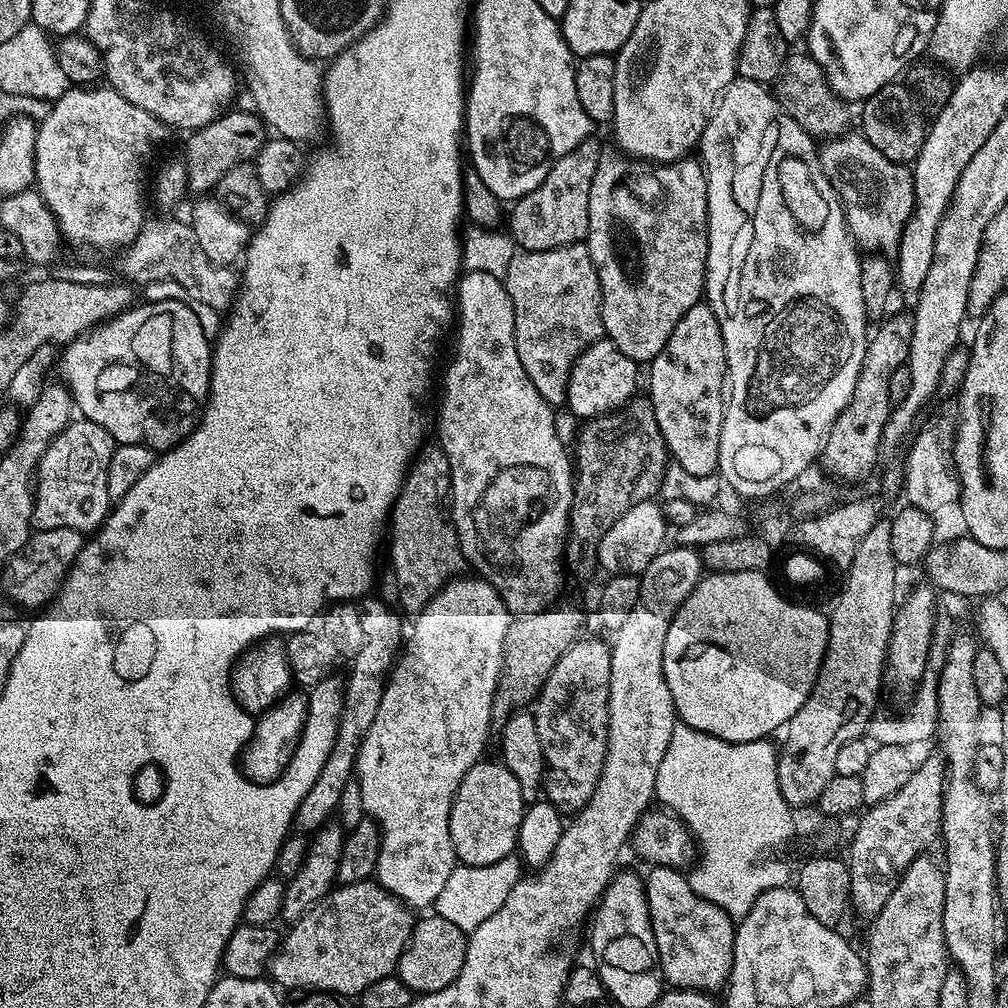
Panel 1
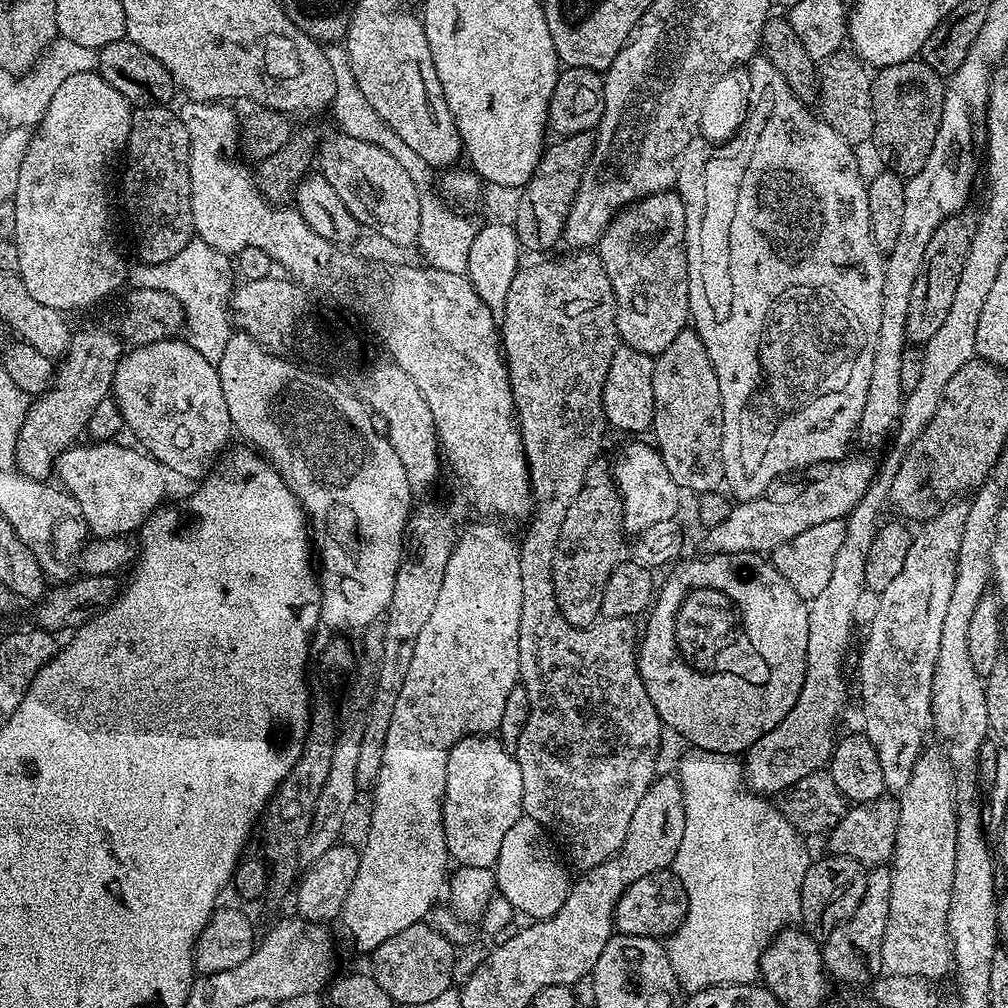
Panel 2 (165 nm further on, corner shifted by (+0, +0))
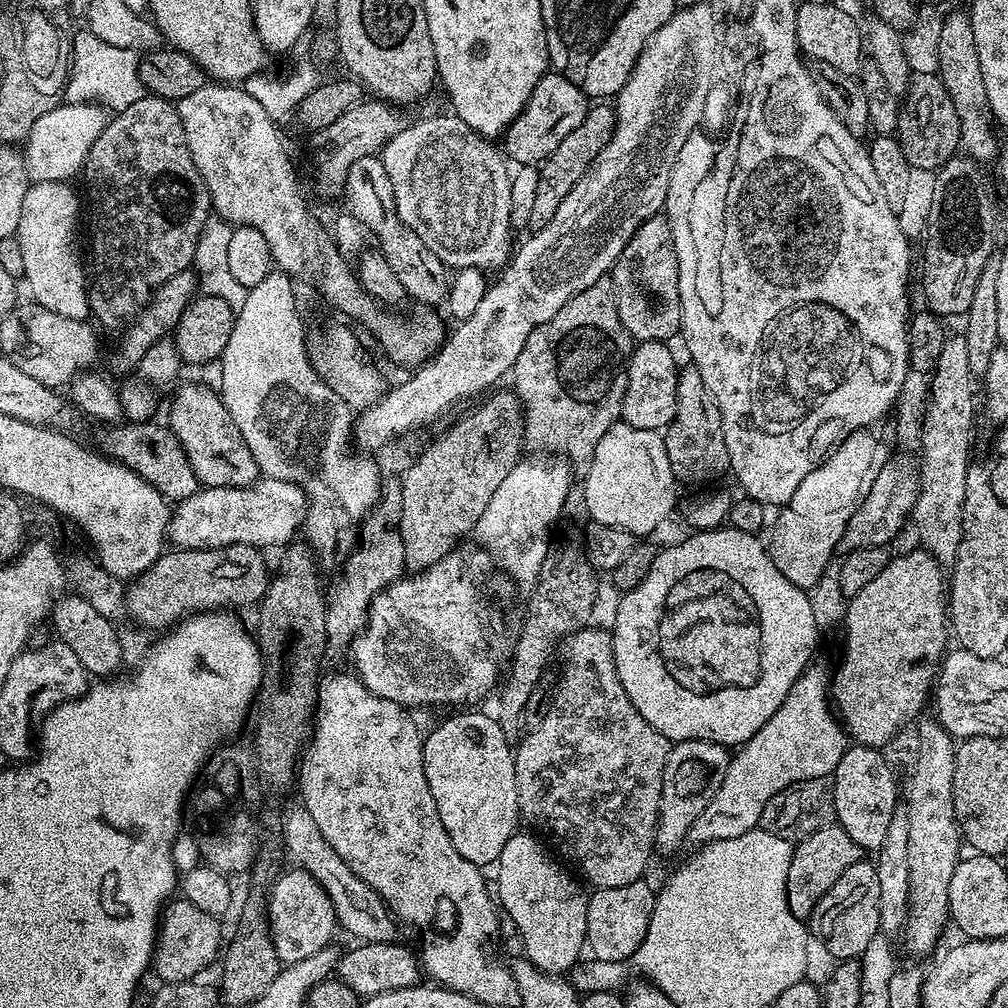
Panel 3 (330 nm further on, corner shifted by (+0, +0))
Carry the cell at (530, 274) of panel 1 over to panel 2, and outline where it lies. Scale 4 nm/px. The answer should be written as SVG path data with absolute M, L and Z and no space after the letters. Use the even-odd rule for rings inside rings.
M580 250L575 254L564 254L561 260L544 260L541 264L532 264L529 268L521 267L510 284L509 294L505 300L505 314L502 319L502 351L508 366L508 377L516 403L516 415L520 426L520 437L524 443L524 456L528 460L528 473L532 478L532 511L534 515L527 523L524 540L519 541L520 569L522 570L522 615L518 618L518 666L520 667L519 683L530 698L530 714L522 726L522 734L516 739L514 755L522 770L522 806L524 815L534 818L558 841L567 863L576 870L587 870L606 862L626 842L626 830L630 830L630 818L634 814L642 794L652 785L658 775L656 755L660 752L660 732L662 725L658 718L658 710L654 710L654 702L650 702L650 694L646 694L646 686L636 668L638 651L638 624L633 618L603 618L596 621L590 628L579 628L566 622L564 615L558 610L558 602L554 594L552 581L552 559L554 550L558 550L558 534L562 534L562 522L566 518L566 510L570 510L570 502L578 498L578 490L586 482L586 474L592 464L601 459L600 447L604 444L604 431L610 425L604 417L602 406L602 390L606 386L606 374L610 374L610 362L614 358L614 350L621 347L622 341L616 325L616 299L610 286L610 278L602 266L599 255L592 250ZM524 304L536 304L524 312ZM637 624L637 628L636 628ZM560 839L560 840L559 840ZM564 847L564 848L563 848ZM568 855L568 856L567 856ZM572 864L573 865L572 865Z

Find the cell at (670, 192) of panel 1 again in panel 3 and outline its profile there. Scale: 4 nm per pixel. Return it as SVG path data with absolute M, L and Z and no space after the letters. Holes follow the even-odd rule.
M667 215L652 216L626 242L620 256L610 269L612 287L616 289L616 309L622 326L633 341L671 341L671 336L681 331L680 326L680 287L678 286L678 258L672 245L672 228Z

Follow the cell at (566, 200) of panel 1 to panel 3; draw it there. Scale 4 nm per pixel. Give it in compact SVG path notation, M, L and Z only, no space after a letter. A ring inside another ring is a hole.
M600 102L597 106L589 107L586 118L566 138L562 138L562 143L558 145L558 150L550 154L547 160L539 165L540 177L538 178L537 192L534 194L533 209L530 211L527 227L535 230L545 228L554 218L558 206L562 206L562 198L570 194L570 190L580 179L587 174L588 169L600 157L600 151L607 146L612 139L612 132L616 128L616 114L607 103Z

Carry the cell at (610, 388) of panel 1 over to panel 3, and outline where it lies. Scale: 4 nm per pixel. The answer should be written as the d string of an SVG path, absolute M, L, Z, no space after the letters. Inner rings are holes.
M641 340L631 349L626 361L624 377L624 397L620 403L620 415L623 423L634 426L638 430L651 432L667 428L668 423L676 419L676 373L678 363L672 357L669 345L662 340Z

